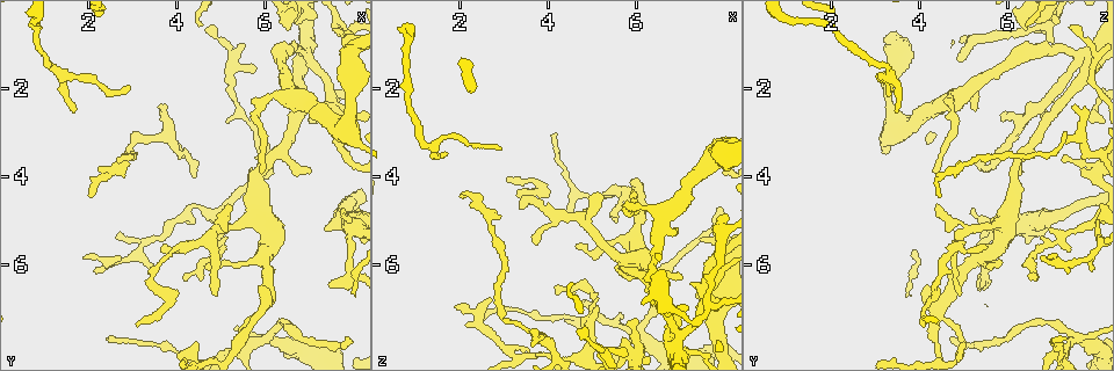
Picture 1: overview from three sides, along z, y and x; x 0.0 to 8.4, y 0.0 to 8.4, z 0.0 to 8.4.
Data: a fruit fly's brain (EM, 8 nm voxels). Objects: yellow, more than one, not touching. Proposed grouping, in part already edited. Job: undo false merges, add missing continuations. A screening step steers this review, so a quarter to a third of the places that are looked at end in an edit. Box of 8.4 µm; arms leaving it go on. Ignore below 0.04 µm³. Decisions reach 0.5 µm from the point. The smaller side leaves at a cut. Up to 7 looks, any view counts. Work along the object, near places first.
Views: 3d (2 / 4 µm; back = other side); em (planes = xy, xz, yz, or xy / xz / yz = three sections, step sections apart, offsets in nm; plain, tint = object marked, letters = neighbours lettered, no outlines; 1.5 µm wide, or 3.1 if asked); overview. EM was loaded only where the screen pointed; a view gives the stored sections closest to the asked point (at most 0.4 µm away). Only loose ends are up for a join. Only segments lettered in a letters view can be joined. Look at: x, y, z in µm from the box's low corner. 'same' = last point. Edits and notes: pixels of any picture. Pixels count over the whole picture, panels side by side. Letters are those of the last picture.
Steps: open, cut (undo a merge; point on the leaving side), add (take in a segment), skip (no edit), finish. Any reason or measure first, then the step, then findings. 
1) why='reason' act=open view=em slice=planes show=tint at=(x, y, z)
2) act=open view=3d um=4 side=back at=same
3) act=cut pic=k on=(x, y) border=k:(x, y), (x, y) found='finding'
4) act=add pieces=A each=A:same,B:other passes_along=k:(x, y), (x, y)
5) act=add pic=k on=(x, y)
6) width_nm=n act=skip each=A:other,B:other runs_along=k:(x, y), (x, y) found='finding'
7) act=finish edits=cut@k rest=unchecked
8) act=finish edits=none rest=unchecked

why='free end' act=open view=3d um=2 at=(5.70, 3.85, 7.65)

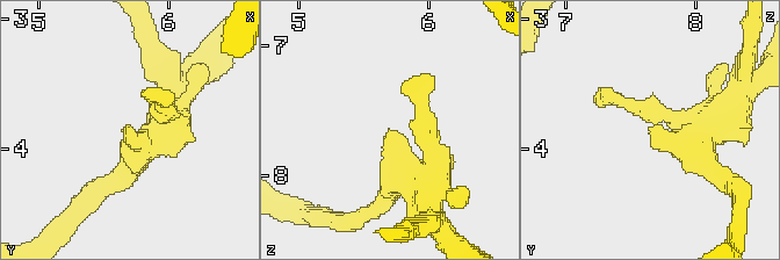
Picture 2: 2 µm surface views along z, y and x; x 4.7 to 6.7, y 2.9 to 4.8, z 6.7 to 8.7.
why='now the EM' act=open view=em slice=planes show=plain at=(5.68, 3.80, 7.66)

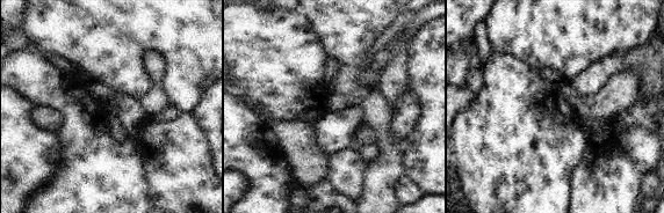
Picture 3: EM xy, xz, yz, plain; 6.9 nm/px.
act=open view=em slice=planes show=letters at=same

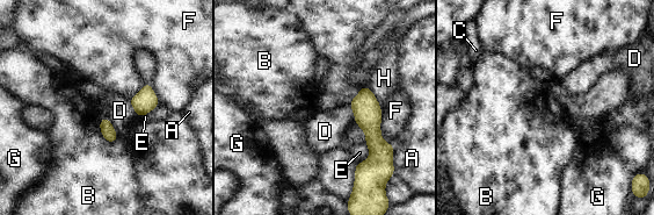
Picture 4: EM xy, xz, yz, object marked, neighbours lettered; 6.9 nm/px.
act=skip each=A:other,B:other,C:other,D:other,E:other,F:other,G:other,H:other border=4:(101, 117), (100, 133), (114, 143) found='none of them fits'

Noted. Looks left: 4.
why='branch stops here' act=open view=em slice=xz step=8 show=letters at=(7.80, 0.90, 7.05)

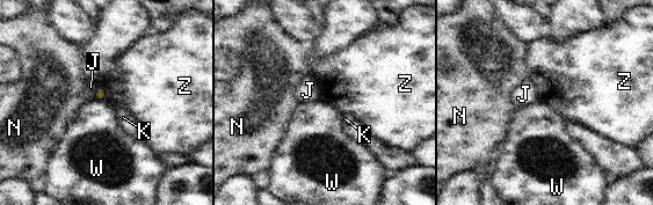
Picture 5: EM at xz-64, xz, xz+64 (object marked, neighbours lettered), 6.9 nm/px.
act=open view=em slice=planes show=letters at=same

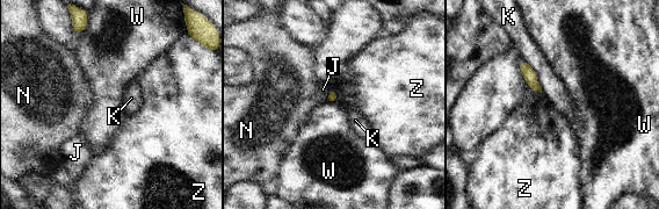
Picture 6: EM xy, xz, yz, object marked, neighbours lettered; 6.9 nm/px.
longest_contact=K:280nm act=skip each=J:other,K:other,N:other,W:other,Z:other found='none of them fits'

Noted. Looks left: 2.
why='thick end' act=open view=em slice=xz step=8 show=letters at=(6.85, 2.50, 5.15)

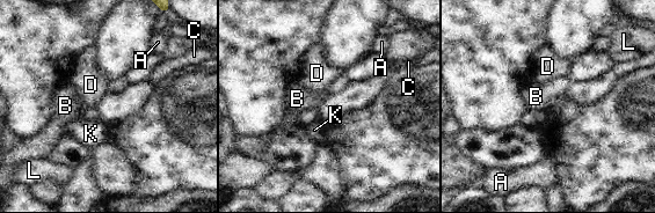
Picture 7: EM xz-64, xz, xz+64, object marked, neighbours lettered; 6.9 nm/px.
act=open view=em slice=planes show=letters at=same

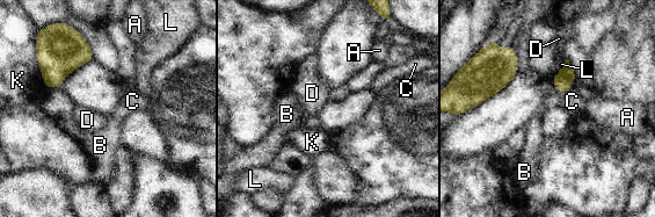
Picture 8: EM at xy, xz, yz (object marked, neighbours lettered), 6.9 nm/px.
longest_contact=K:160nm act=skip each=A:other,B:other,C:other,D:other,K:other,L:other border=8:(553, 86), (560, 92), (569, 89) found='none of them fits'

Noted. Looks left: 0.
act=finish edits=none rest=unchecked

